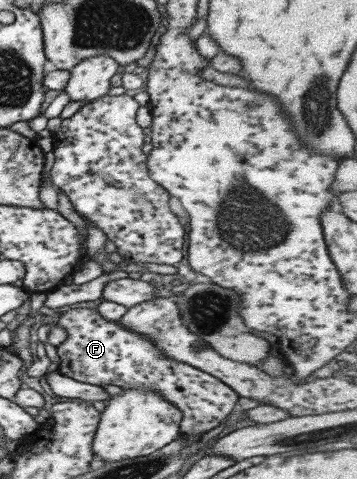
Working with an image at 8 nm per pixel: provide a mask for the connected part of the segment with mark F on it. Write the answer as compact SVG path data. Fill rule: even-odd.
M68 310L60 314L56 325L66 332L65 341L55 347L59 357L58 374L97 387L114 385L120 389L151 389L159 393L182 412L176 438L185 441L183 447L215 433L237 408L238 394L233 389L188 364L171 360L155 343L117 322L103 320L97 310Z

